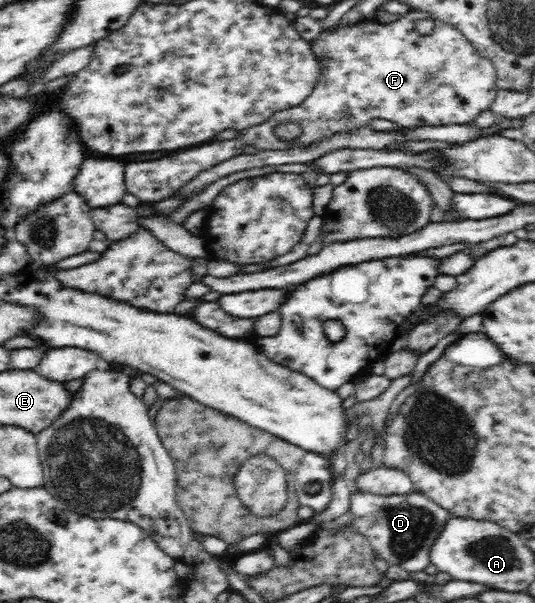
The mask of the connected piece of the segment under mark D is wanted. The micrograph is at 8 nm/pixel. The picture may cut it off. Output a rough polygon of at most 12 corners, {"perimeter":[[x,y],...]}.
{"perimeter":[[417,491],[357,492],[349,523],[389,565],[423,571],[451,519]]}

